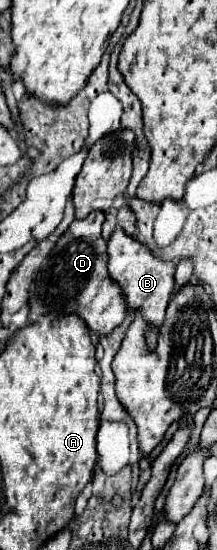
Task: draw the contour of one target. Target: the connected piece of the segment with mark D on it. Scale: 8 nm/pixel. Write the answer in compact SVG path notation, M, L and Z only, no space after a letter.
M92 212L84 220L74 220L52 250L48 264L36 280L30 296L28 322L36 322L44 314L78 314L96 334L110 334L126 316L128 306L122 290L110 282L106 274L106 240L102 238L102 224L106 214Z

